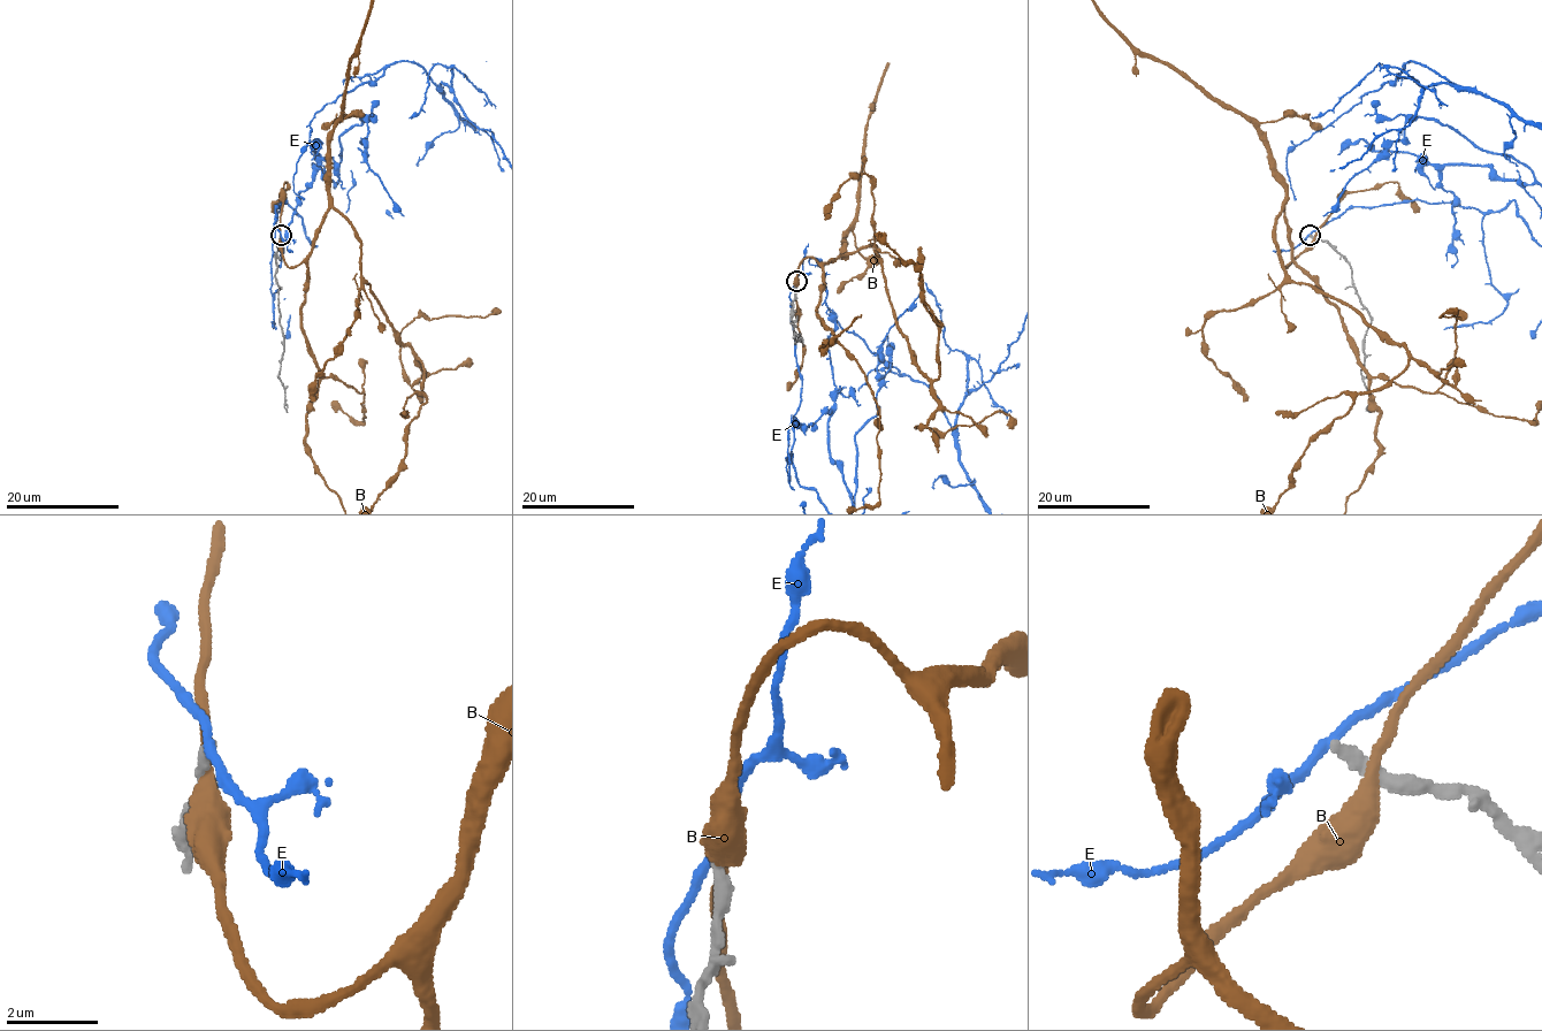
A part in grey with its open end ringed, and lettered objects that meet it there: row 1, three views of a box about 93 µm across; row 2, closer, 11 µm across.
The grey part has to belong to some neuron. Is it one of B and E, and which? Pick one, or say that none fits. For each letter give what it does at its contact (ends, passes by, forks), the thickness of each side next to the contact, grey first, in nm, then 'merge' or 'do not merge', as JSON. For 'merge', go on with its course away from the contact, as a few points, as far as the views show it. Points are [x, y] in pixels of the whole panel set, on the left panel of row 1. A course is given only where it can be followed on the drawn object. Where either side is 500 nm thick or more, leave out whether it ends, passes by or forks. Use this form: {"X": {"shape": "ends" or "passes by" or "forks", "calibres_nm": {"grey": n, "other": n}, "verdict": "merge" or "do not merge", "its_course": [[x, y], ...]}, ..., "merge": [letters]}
{"B": {"shape": "passes by", "calibres_nm": {"grey": 400, "other": 360}, "verdict": "do not merge"}, "E": {"shape": "passes by", "calibres_nm": {"grey": 240, "other": 180}, "verdict": "do not merge"}, "merge": []}

